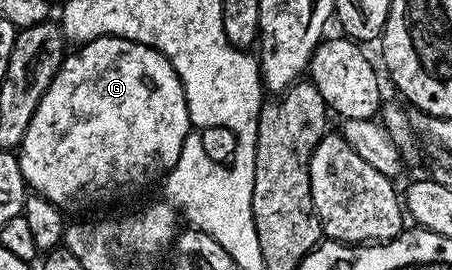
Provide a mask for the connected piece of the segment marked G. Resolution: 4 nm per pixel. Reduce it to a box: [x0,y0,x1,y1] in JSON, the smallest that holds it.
[19,37,191,211]

